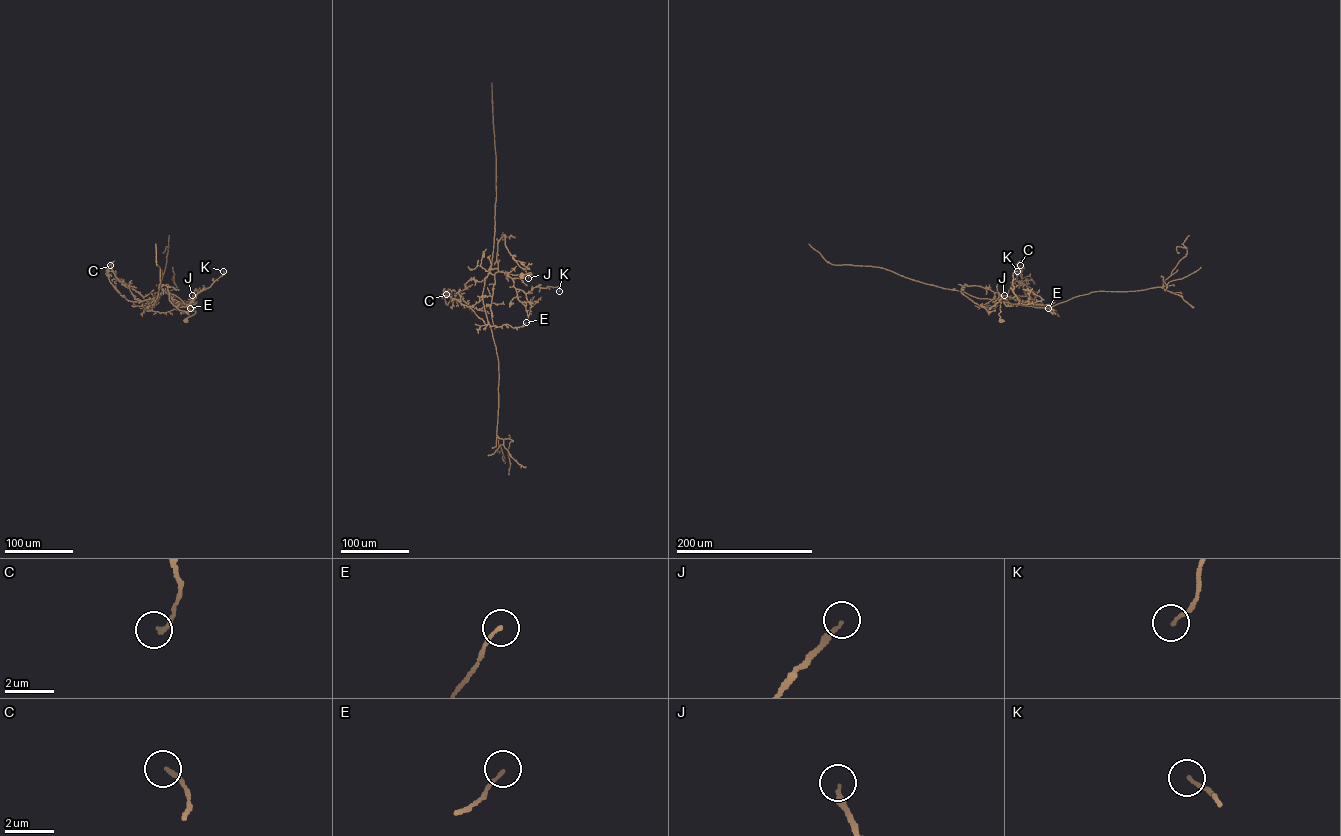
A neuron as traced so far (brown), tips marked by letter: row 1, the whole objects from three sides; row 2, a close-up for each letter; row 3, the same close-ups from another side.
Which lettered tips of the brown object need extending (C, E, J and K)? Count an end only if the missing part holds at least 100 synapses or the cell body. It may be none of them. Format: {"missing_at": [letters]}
{"missing_at": []}

